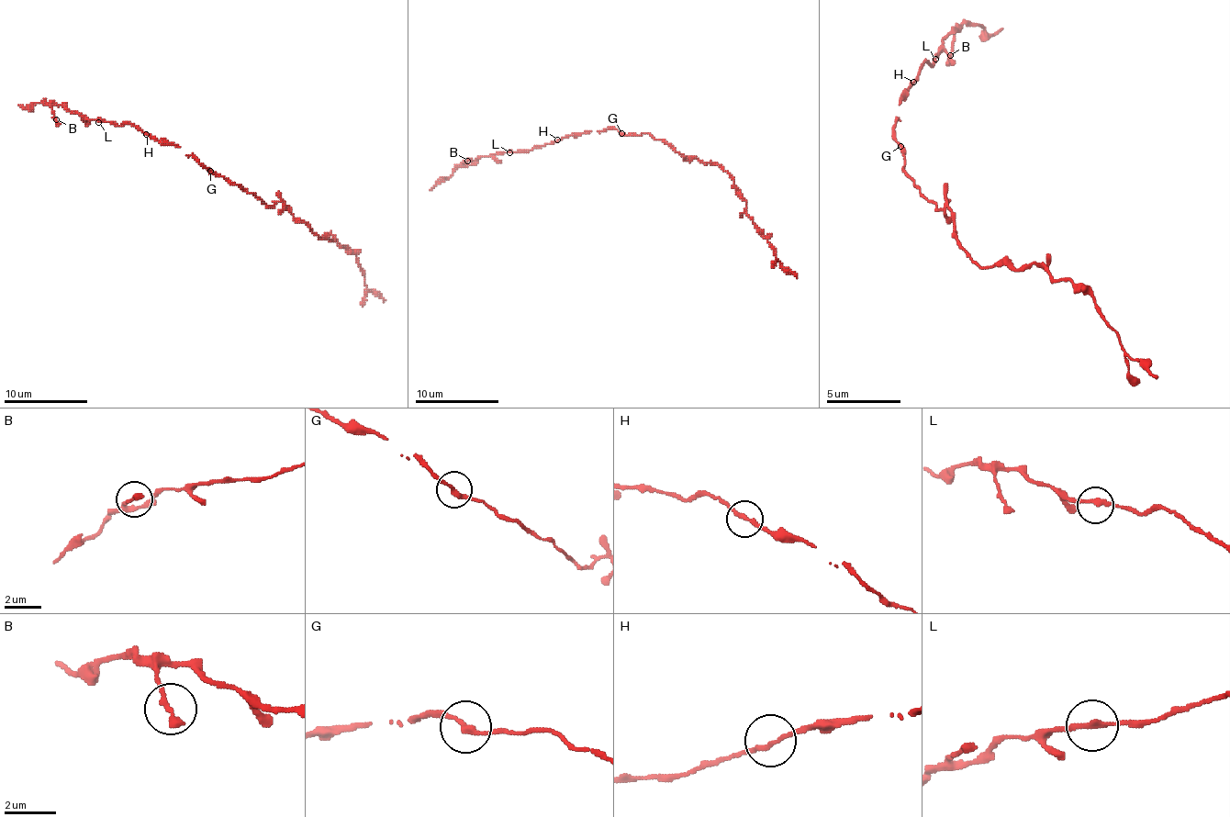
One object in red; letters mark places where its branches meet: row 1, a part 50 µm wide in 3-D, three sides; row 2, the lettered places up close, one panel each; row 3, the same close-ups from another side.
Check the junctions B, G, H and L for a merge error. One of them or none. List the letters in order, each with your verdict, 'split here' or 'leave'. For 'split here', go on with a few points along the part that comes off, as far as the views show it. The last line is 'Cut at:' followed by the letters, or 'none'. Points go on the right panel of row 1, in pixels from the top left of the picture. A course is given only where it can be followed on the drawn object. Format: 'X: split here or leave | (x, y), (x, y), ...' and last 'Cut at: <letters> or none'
B: leave
G: split here | (901, 145), (901, 171), (935, 208), (946, 200), (957, 245), (980, 268), (1073, 279), (1159, 375)
H: leave
L: leave
Cut at: G

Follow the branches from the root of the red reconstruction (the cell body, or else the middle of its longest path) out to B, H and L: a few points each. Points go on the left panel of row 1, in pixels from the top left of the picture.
B: (237, 184), (211, 174), (180, 147), (161, 145), (129, 124), (85, 119), (61, 105), (52, 107), (56, 119)
H: (237, 184), (230, 184), (222, 176), (211, 174), (180, 147), (161, 145), (146, 134)
L: (237, 184), (211, 174), (180, 147), (161, 145), (129, 124), (115, 126), (98, 122)

